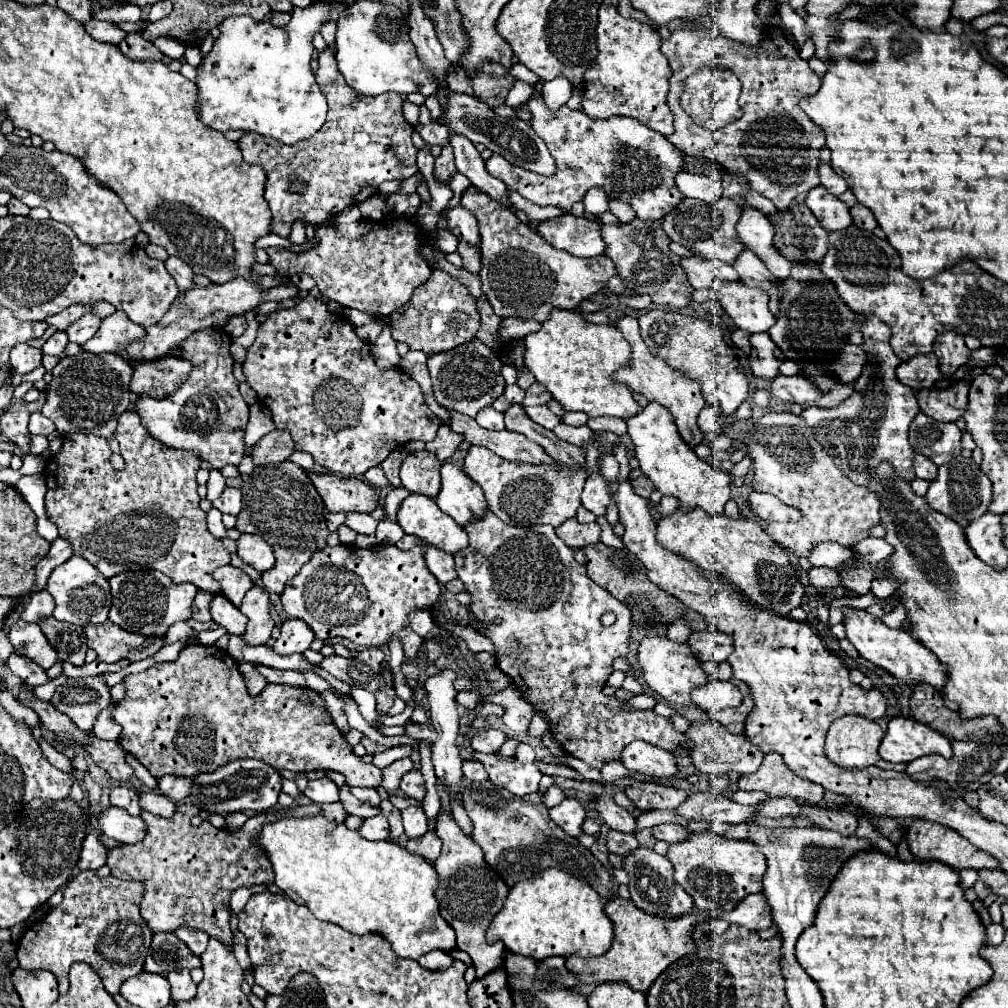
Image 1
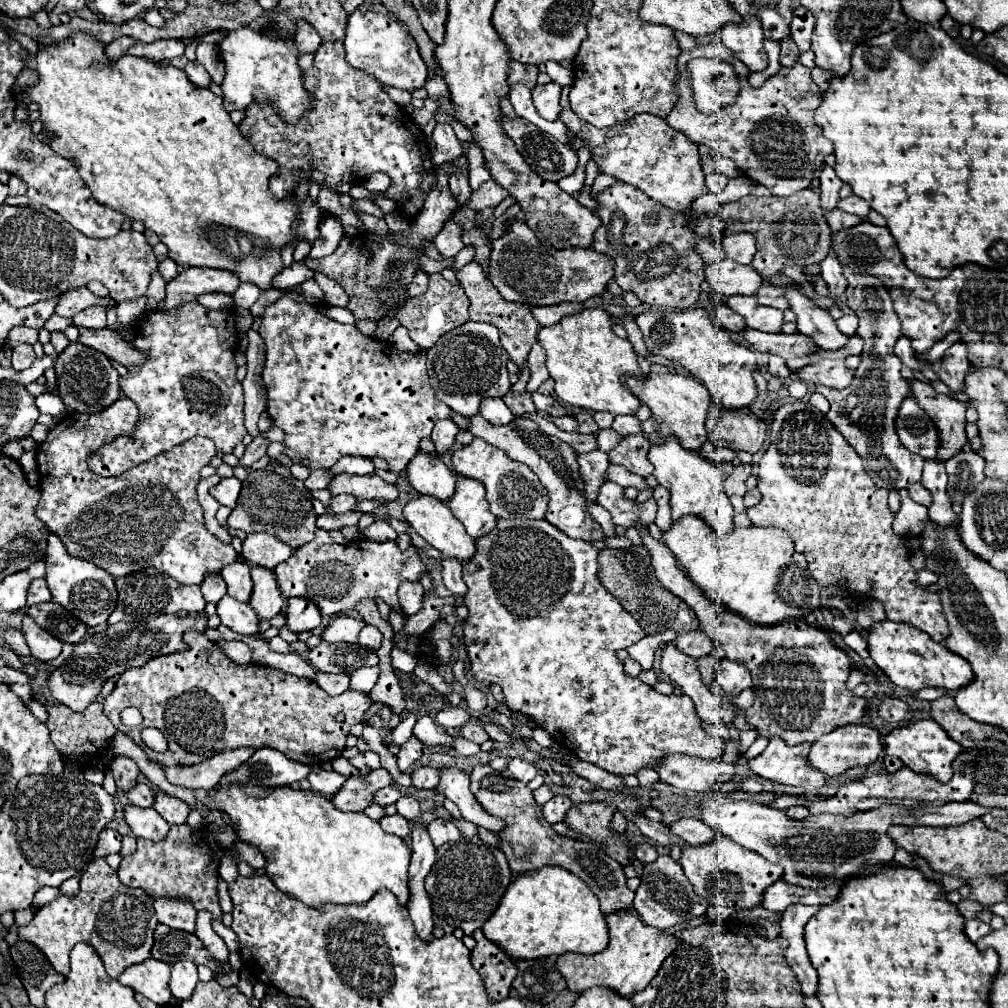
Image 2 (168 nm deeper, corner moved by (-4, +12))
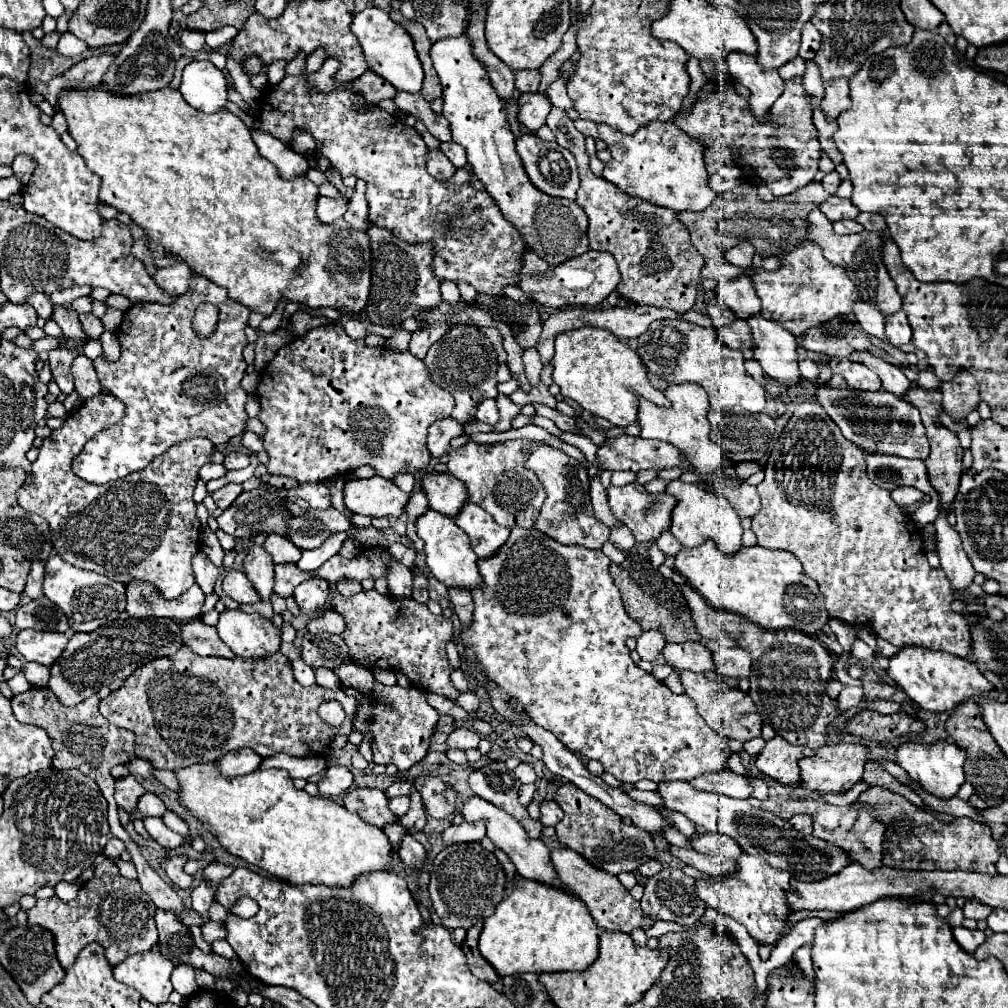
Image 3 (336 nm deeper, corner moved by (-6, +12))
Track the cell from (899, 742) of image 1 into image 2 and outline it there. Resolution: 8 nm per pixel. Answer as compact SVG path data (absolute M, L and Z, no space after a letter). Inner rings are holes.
M927 718L927 720L919 720L919 722L911 722L907 726L899 726L893 728L887 736L885 736L885 752L891 756L897 756L903 760L905 766L909 766L915 772L929 772L933 774L937 780L947 782L953 776L951 770L951 762L955 760L955 756L961 752L961 746L951 740L947 736L947 732L943 732L943 728Z

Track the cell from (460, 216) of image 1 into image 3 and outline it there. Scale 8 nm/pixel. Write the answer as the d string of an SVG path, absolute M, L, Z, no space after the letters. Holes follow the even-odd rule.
M439 148L427 152L427 170L437 180L449 180L455 174L453 164L439 152Z

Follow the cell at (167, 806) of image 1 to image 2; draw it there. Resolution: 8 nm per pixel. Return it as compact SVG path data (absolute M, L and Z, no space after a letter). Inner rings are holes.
M157 792L153 808L155 808L169 824L183 824L183 822L187 820L187 814L191 812L189 806L187 806L183 800L179 800L179 798L175 798L175 796L169 796L169 794L165 794L165 792Z

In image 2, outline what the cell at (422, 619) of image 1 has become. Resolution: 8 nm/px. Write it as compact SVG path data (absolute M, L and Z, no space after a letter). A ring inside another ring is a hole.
M405 582L399 586L399 602L407 616L413 616L423 608L423 596L425 596L425 590L419 582L417 584Z

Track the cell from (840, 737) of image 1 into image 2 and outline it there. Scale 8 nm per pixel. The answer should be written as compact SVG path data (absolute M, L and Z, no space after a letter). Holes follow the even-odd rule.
M847 724L847 726L839 726L835 728L835 732L829 732L829 734L823 734L813 746L811 746L811 752L809 752L809 764L817 770L821 770L825 776L829 778L835 778L839 776L841 772L845 772L847 768L853 768L853 766L861 766L861 764L871 764L879 758L883 750L883 744L881 744L881 736L875 728L871 726L865 726L865 724Z

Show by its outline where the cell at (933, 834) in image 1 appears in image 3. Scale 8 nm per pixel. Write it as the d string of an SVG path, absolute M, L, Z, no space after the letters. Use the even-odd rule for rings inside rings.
M873 786L863 792L857 802L857 808L867 808L871 814L885 824L885 834L881 840L883 846L883 864L897 870L971 870L981 874L997 874L995 862L1001 854L999 844L993 840L991 830L985 824L973 822L969 818L957 818L953 824L943 824L935 814L929 814L913 806L901 794Z

